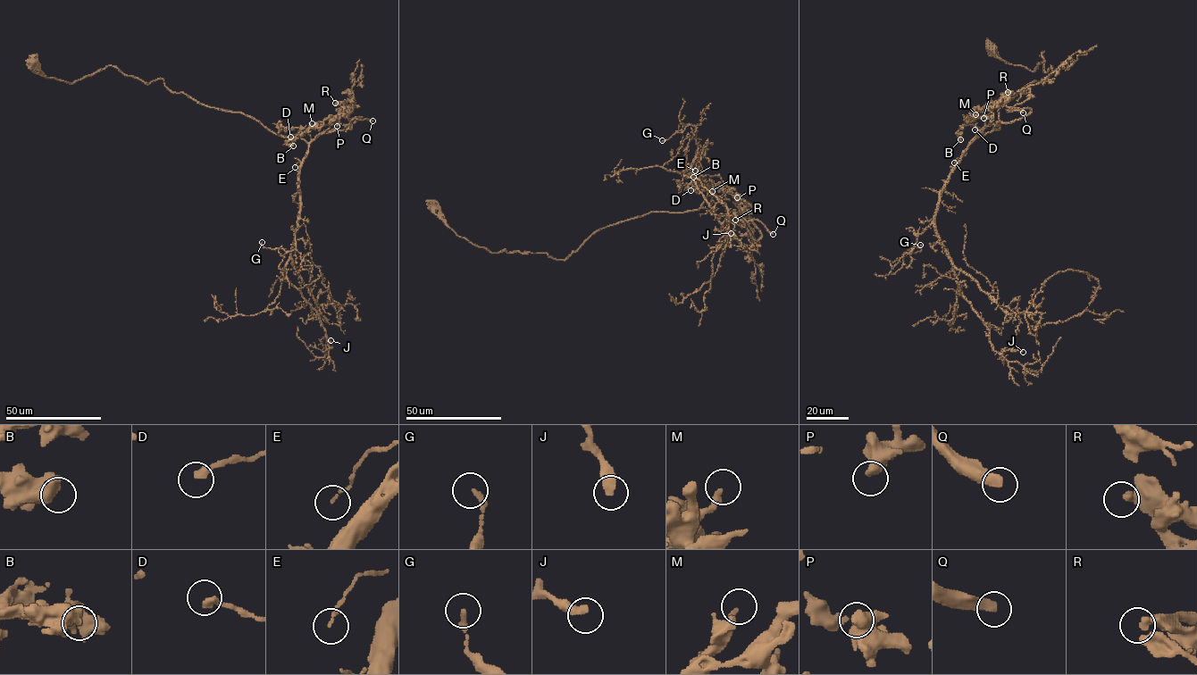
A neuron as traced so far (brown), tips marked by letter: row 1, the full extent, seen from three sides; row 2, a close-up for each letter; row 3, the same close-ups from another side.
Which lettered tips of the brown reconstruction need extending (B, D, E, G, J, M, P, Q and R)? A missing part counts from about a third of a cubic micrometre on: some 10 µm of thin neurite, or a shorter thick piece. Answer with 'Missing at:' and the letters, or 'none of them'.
Missing at: Q

